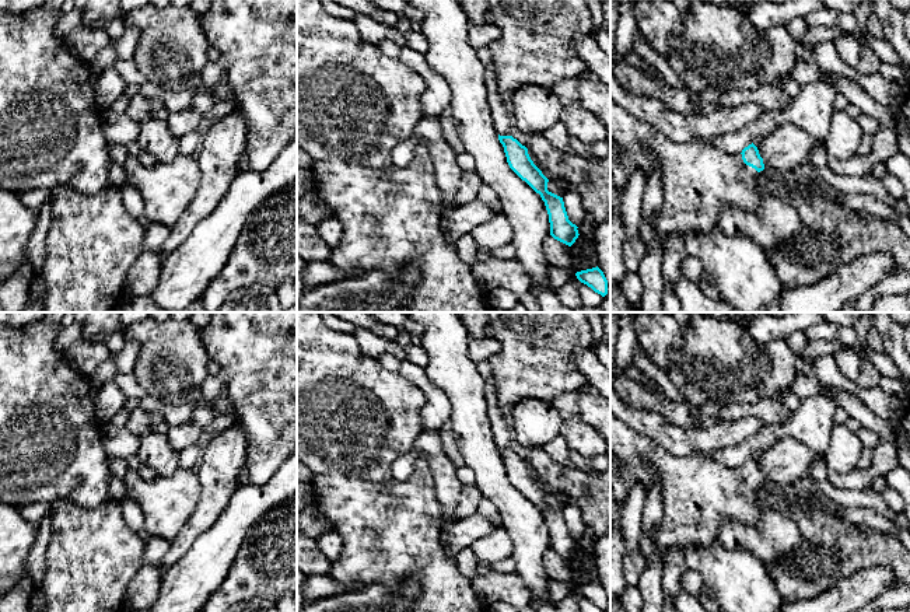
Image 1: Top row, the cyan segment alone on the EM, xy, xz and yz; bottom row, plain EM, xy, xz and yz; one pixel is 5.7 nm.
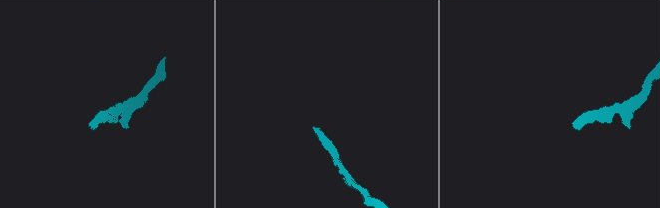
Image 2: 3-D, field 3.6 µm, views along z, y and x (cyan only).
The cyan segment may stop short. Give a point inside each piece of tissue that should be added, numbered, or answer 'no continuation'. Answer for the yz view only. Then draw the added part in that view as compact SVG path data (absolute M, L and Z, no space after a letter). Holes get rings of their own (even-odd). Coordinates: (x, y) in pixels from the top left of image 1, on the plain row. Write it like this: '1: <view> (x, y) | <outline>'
1: yz (697, 495) | M610 410L610 501L624 504L630 489L641 483L645 492L658 475L664 517L655 529L655 539L643 534L640 552L645 562L657 555L661 562L671 548L683 545L710 545L717 541L724 520L735 520L748 525L760 525L757 485L746 479L742 468L725 468L701 452L685 457L669 452L651 438L641 436Z

